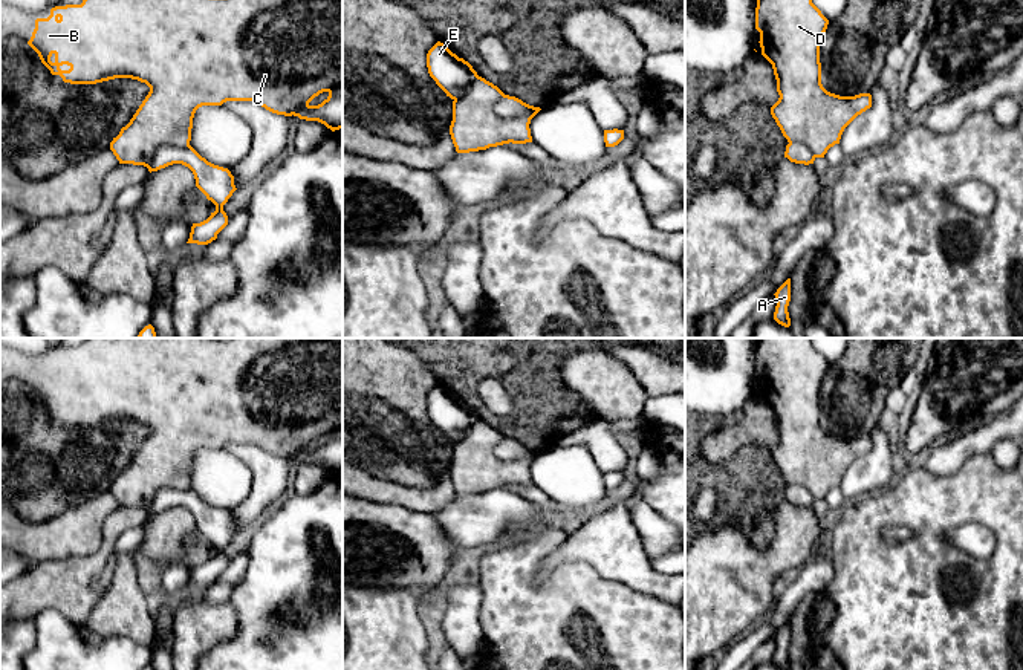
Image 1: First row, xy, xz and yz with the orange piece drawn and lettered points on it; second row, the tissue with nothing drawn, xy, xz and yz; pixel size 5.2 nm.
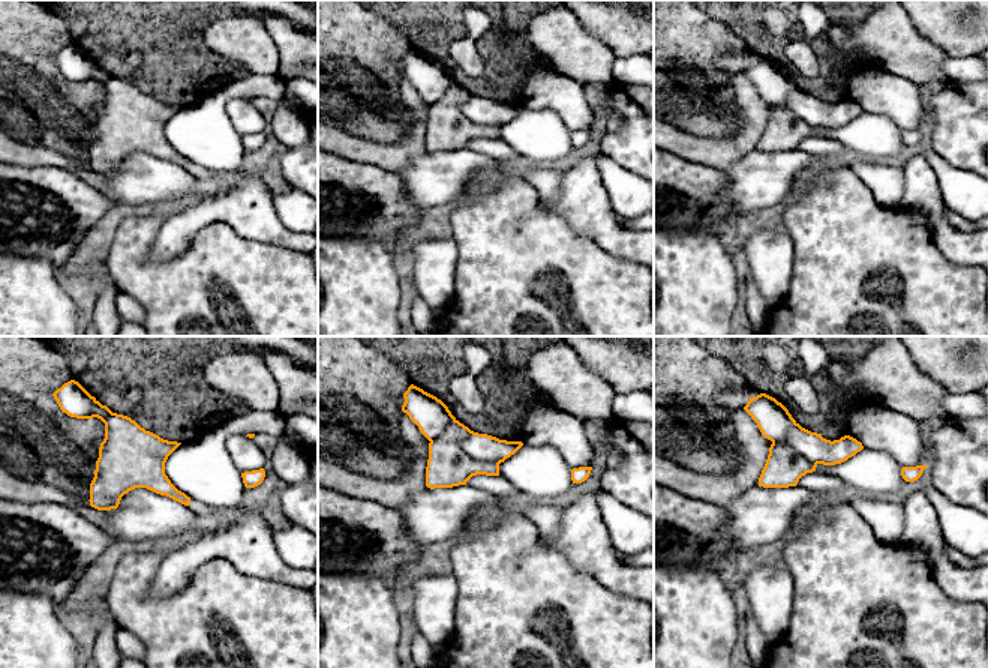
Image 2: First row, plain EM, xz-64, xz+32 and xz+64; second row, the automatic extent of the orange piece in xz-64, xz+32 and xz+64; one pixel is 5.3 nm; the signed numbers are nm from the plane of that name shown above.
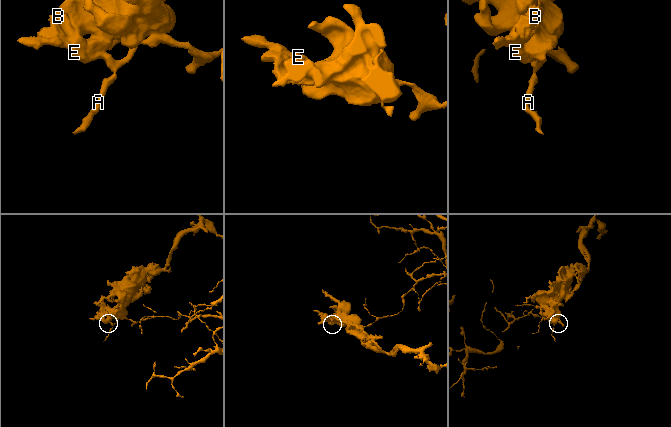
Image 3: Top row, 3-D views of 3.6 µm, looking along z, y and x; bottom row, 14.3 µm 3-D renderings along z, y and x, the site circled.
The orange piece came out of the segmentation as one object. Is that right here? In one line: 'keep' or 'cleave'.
cleave

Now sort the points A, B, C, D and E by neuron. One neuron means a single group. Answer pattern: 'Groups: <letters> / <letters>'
Groups: A E / B C D

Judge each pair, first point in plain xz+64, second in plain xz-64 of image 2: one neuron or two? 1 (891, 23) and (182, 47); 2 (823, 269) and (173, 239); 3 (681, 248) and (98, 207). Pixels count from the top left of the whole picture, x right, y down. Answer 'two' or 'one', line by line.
1: two
2: two
3: two

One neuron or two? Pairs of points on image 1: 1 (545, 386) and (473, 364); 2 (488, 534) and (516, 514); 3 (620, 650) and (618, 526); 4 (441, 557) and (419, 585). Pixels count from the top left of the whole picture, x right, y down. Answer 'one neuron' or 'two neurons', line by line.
1: one neuron
2: one neuron
3: two neurons
4: one neuron

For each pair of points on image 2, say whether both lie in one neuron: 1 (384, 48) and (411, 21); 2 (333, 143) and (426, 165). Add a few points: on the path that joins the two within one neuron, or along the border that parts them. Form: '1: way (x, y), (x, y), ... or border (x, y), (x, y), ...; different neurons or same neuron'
1: border (378, 15), (389, 20), (413, 47); different neurons
2: border (426, 150), (416, 155), (398, 171); different neurons

